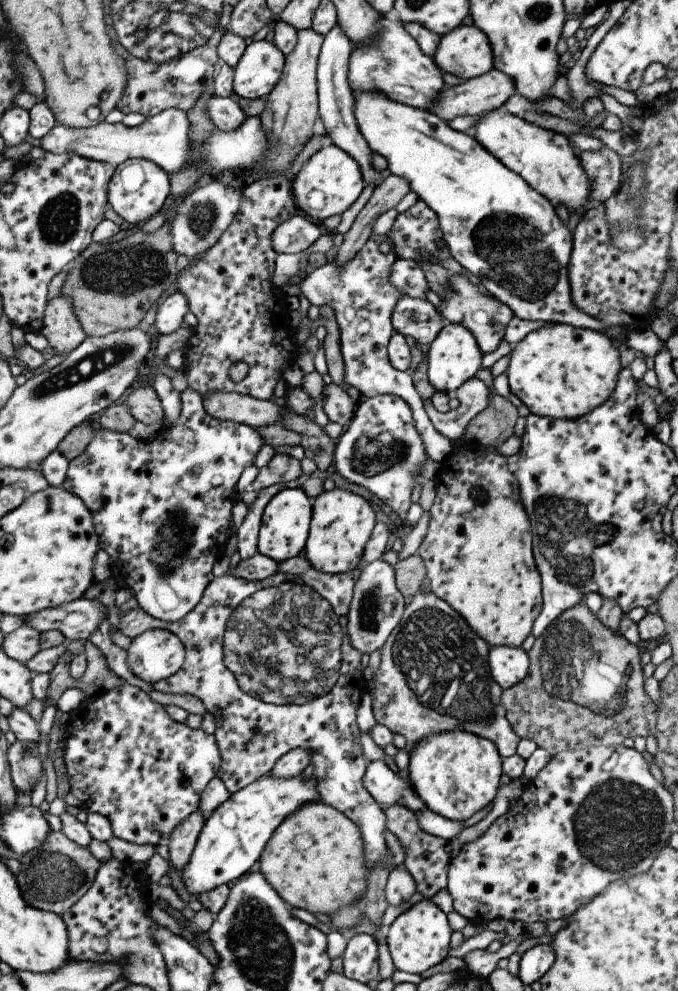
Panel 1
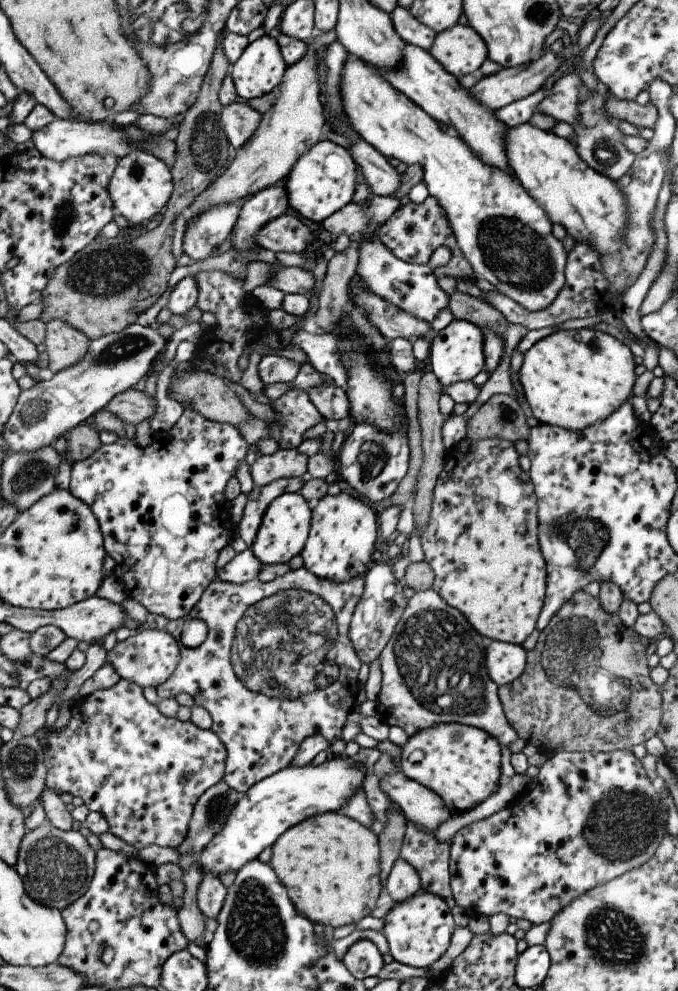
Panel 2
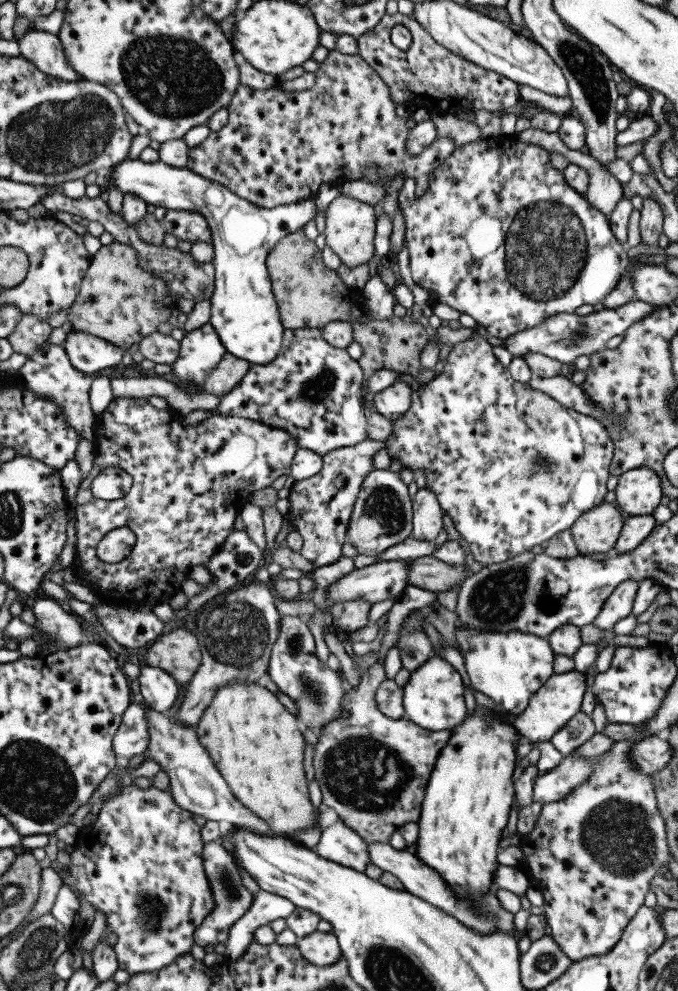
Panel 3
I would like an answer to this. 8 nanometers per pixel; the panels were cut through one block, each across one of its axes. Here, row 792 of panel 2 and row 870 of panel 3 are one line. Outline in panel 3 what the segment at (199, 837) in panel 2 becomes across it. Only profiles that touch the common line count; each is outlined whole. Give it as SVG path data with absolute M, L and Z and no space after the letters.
M220 840L205 844L203 846L202 858L203 867L210 883L210 890L213 892L215 905L208 913L208 916L203 918L203 921L194 930L193 936L195 943L201 948L205 948L209 944L226 944L229 940L229 932L232 925L248 912L255 896L242 882L241 870L237 869L233 856L222 846Z

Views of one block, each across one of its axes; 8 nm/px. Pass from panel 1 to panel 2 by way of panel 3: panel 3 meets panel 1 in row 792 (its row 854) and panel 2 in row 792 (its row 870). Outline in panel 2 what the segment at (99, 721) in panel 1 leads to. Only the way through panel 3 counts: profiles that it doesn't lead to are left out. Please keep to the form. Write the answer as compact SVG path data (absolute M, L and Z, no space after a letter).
M120 679L117 685L109 689L100 689L95 693L86 696L86 700L76 704L73 714L68 724L61 730L44 729L39 732L39 743L43 748L44 764L47 768L47 779L45 786L54 789L59 795L68 792L73 796L80 796L84 804L90 811L101 812L108 821L109 832L124 843L134 847L136 850L146 848L150 845L158 845L161 847L176 848L180 846L189 831L189 820L191 819L197 800L211 786L223 780L225 775L225 766L227 763L227 748L220 740L220 737L212 729L200 729L189 721L180 721L176 717L165 717L157 705L149 704L142 694L142 687L136 683Z

